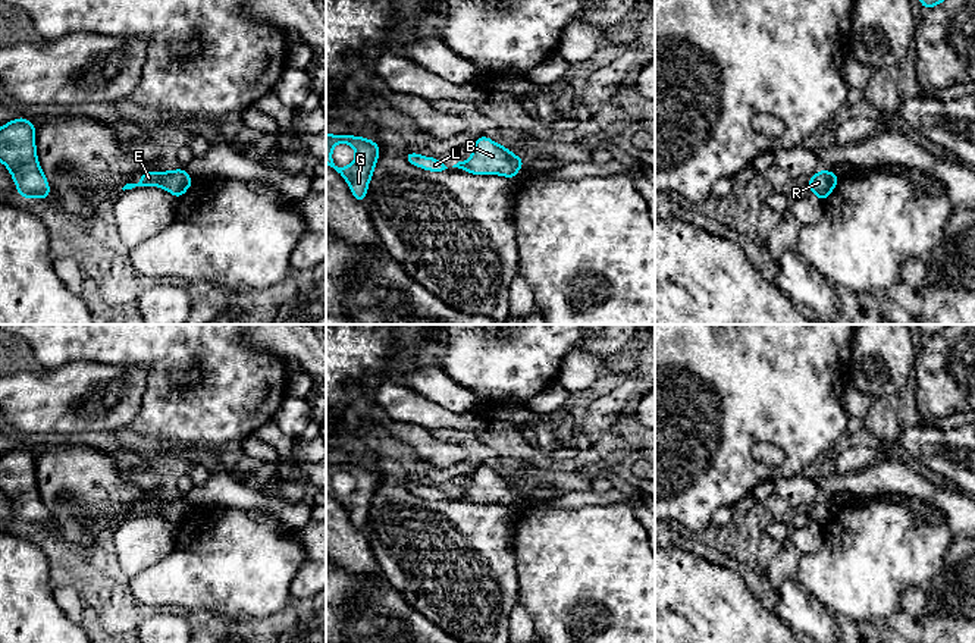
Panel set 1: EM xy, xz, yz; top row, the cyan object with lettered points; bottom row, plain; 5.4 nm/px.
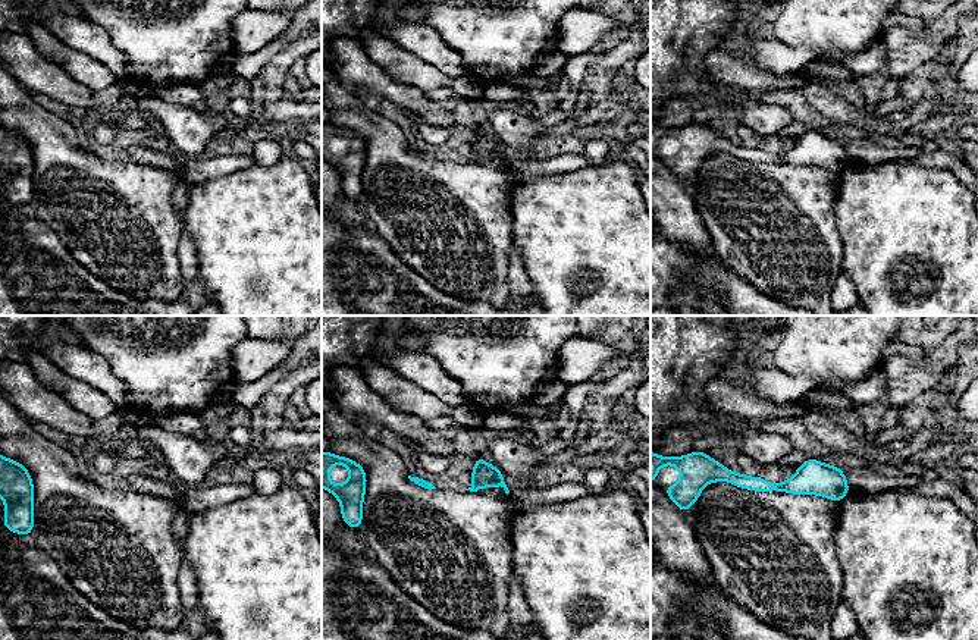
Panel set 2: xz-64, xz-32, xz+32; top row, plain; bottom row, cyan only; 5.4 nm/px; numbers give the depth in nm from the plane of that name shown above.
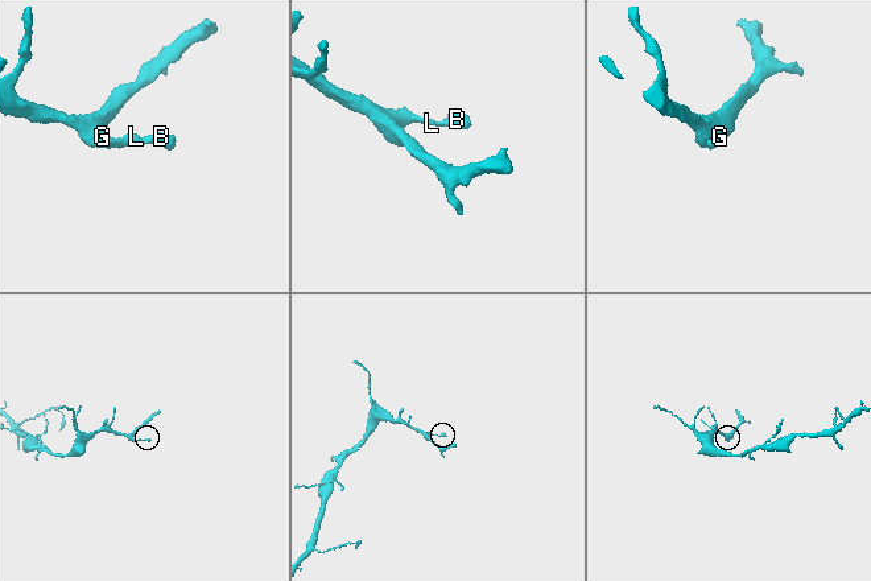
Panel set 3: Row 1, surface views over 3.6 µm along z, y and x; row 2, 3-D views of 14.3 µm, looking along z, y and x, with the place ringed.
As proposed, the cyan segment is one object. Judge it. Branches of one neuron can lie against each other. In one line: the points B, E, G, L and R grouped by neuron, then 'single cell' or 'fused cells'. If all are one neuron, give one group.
groups B E G L R; single cell

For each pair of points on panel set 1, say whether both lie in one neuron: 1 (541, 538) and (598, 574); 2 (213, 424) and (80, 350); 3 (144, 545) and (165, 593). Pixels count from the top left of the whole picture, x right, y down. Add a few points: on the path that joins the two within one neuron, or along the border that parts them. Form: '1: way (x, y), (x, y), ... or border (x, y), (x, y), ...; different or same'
1: way (555, 549), (583, 573); same
2: way (175, 397), (143, 350), (118, 350); same
3: border (175, 539), (174, 546), (160, 560), (129, 579); different

